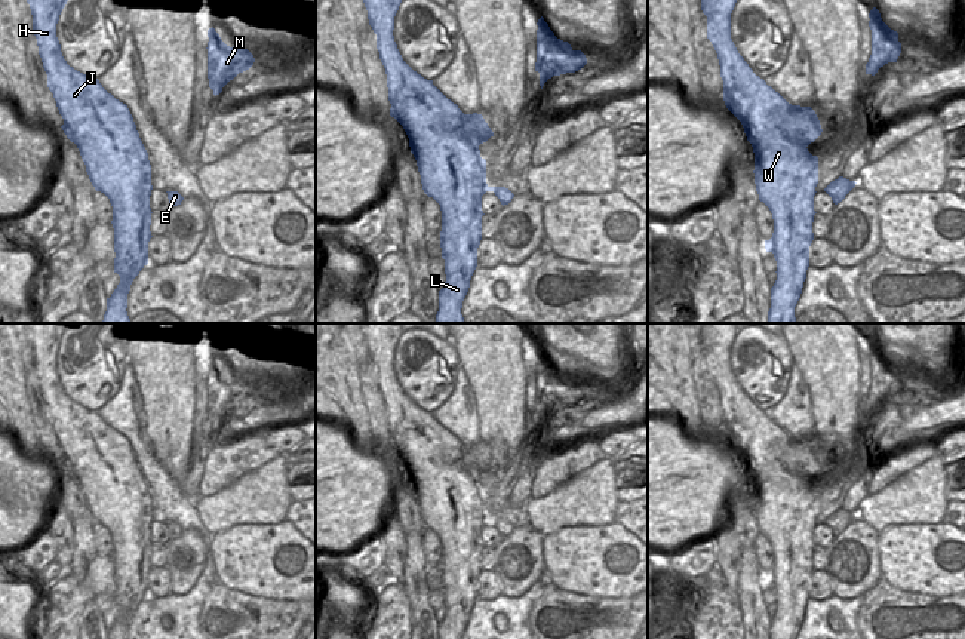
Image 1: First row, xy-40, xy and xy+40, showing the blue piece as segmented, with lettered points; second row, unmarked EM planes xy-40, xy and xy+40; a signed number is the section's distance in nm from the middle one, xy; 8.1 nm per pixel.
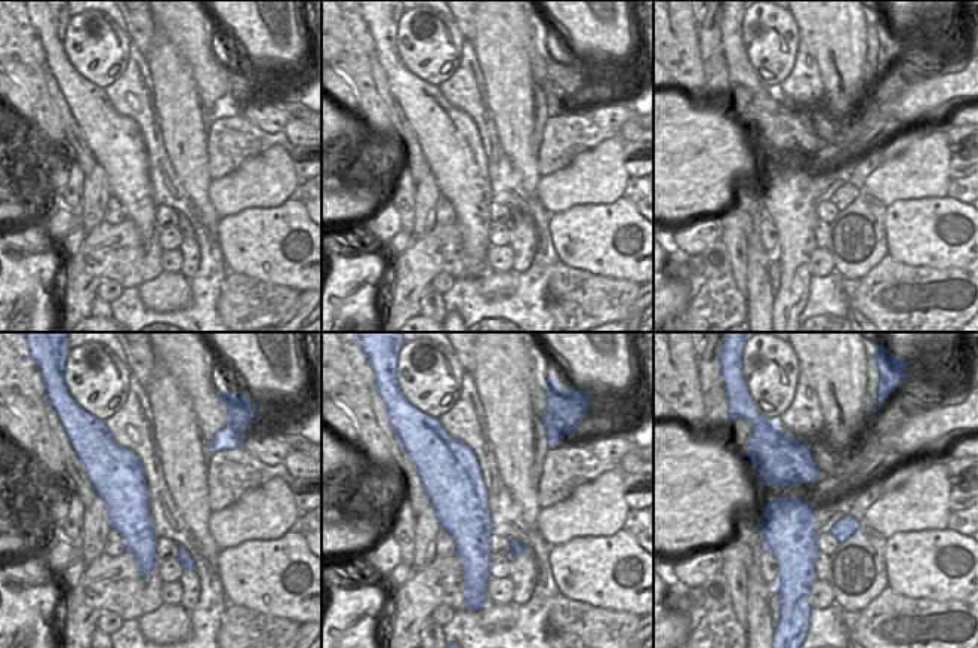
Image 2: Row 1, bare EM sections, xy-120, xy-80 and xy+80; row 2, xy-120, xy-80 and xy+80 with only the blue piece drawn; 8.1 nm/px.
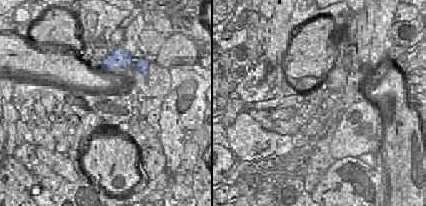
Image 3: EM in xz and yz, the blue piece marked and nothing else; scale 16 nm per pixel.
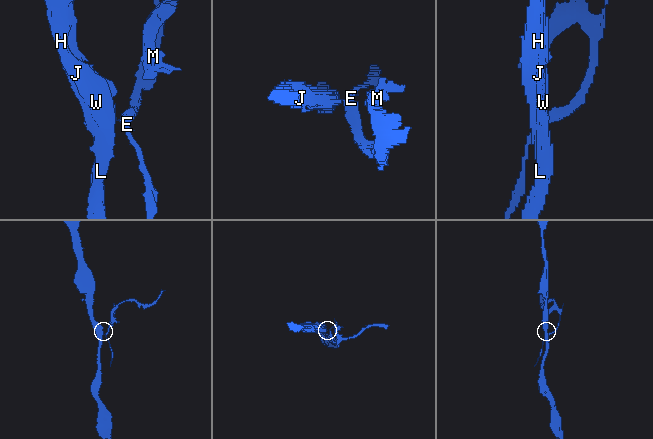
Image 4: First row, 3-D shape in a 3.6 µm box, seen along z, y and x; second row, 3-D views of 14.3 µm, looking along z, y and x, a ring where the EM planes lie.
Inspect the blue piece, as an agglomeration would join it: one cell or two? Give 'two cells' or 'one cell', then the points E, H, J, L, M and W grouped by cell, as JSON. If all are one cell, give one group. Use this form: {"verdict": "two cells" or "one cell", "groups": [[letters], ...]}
{"verdict": "one cell", "groups": [["E", "H", "J", "L", "M", "W"]]}

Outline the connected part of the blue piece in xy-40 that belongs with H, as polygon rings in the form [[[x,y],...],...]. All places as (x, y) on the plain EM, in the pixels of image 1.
[[[22,323],[27,335],[30,337],[33,347],[33,363],[37,371],[39,387],[43,394],[43,400],[47,406],[47,420],[53,426],[59,446],[64,451],[61,458],[67,470],[74,474],[80,483],[80,488],[86,497],[86,504],[96,523],[104,525],[113,538],[113,560],[114,560],[114,605],[120,608],[120,615],[114,621],[110,630],[107,630],[107,639],[127,639],[127,626],[133,611],[148,596],[148,574],[153,569],[150,563],[151,557],[151,497],[148,485],[139,470],[136,457],[126,436],[116,431],[108,426],[98,411],[92,411],[67,396],[62,388],[61,377],[56,369],[56,356],[59,347],[65,340],[68,331],[67,323]]]

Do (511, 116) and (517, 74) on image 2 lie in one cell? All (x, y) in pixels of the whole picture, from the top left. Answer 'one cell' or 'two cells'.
one cell

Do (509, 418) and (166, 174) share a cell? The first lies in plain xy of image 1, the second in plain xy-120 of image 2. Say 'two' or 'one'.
two

